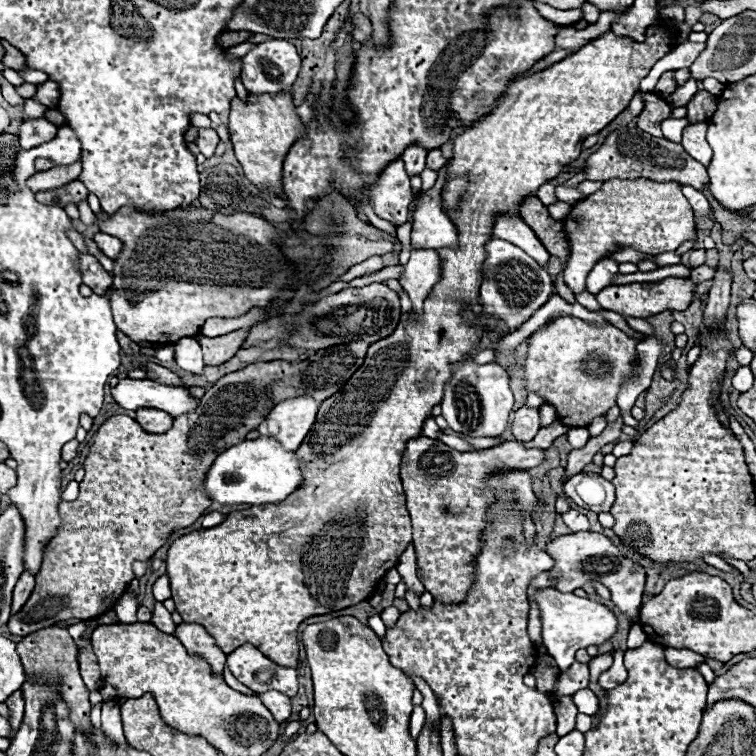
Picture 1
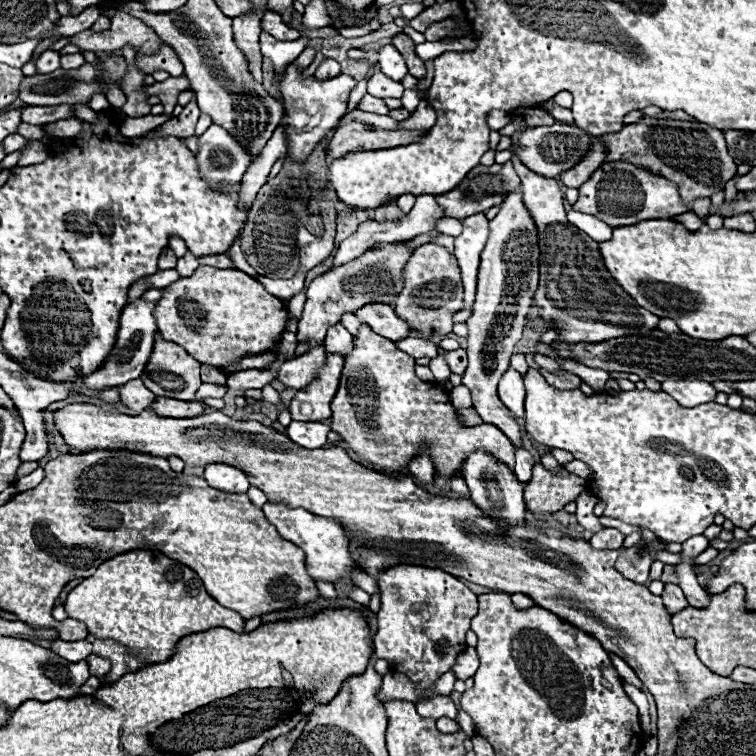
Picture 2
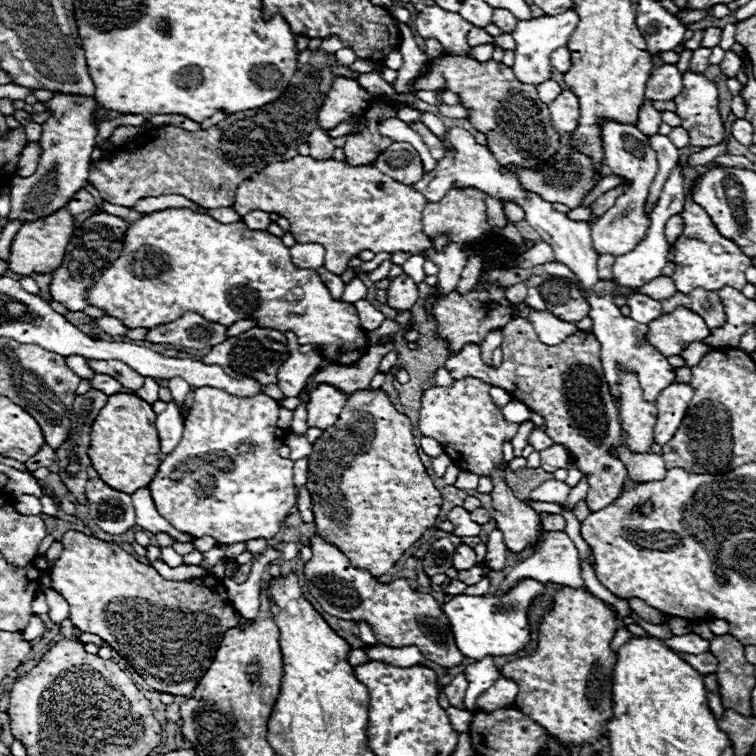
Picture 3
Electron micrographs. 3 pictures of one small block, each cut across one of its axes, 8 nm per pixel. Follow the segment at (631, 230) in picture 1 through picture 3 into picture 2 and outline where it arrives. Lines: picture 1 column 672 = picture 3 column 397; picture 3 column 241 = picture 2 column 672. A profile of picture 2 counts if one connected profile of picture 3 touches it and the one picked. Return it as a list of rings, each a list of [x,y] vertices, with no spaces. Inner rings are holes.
[[[616,160],[616,162],[604,162],[588,182],[584,182],[580,188],[580,198],[572,206],[578,212],[592,214],[606,222],[608,226],[630,226],[642,220],[656,220],[656,218],[672,218],[676,214],[692,210],[692,206],[686,206],[680,202],[678,188],[670,180],[662,176],[654,176],[644,168],[638,168],[634,164]]]

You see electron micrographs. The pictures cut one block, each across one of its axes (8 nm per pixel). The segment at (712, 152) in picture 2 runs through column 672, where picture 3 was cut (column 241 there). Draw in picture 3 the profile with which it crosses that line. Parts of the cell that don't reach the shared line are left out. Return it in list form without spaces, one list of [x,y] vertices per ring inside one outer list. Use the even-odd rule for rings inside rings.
[[[318,48],[274,102],[256,110],[230,114],[208,130],[186,132],[174,126],[146,130],[120,146],[118,152],[112,148],[102,160],[92,162],[88,182],[100,192],[102,200],[126,208],[134,208],[142,198],[164,194],[180,194],[202,208],[228,208],[234,204],[240,182],[272,162],[298,156],[298,146],[308,142],[308,134],[318,128],[318,110],[332,80],[332,56]]]

